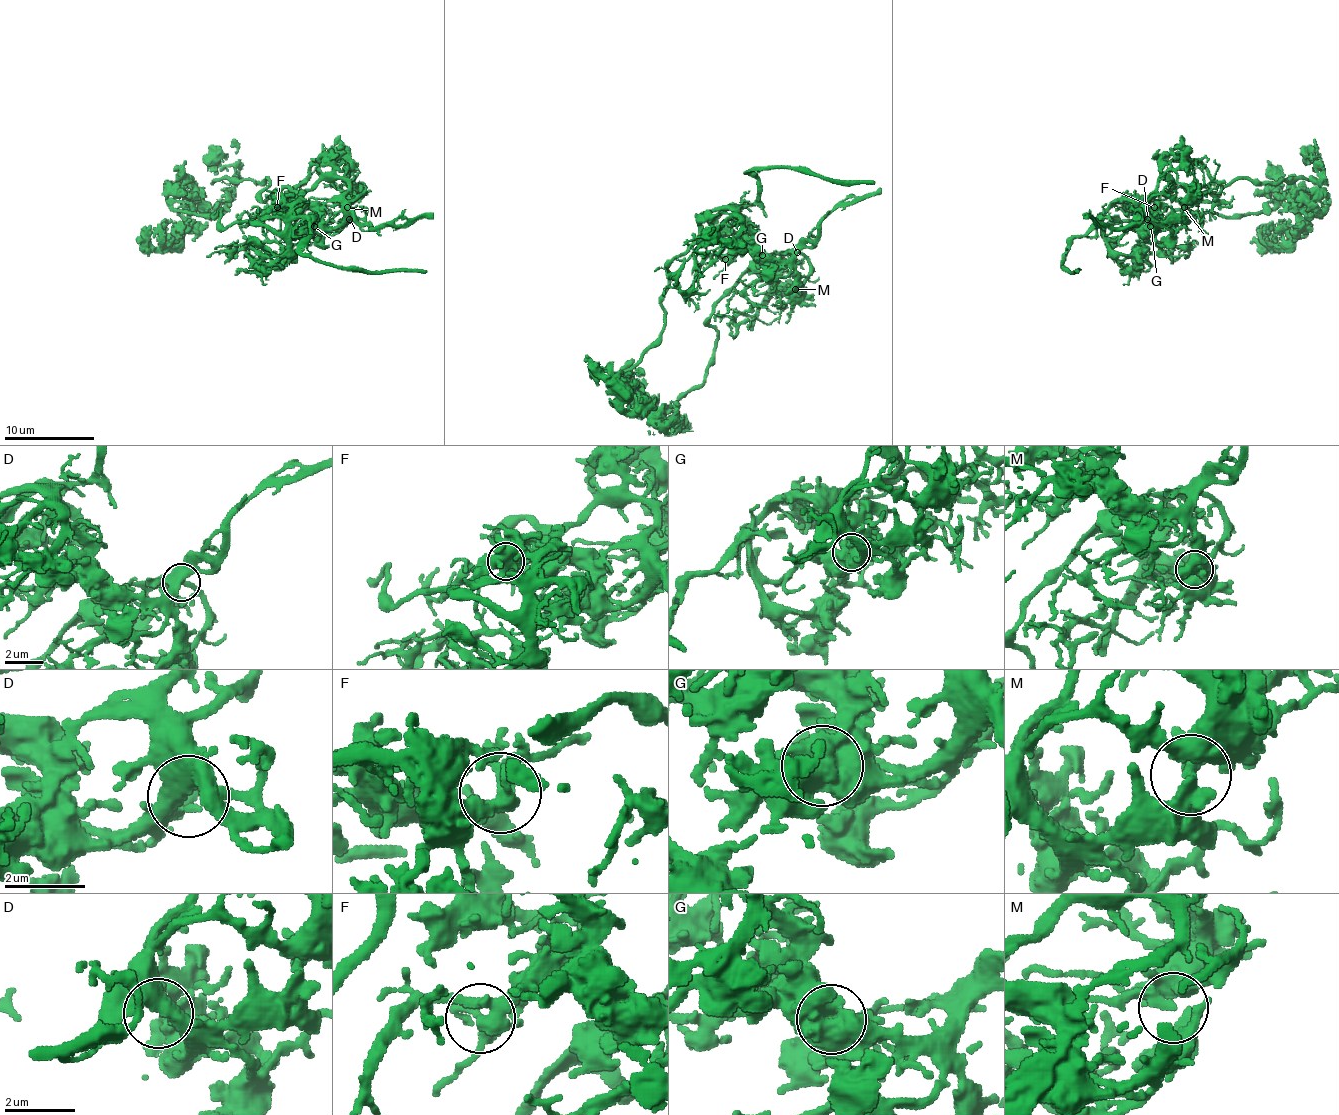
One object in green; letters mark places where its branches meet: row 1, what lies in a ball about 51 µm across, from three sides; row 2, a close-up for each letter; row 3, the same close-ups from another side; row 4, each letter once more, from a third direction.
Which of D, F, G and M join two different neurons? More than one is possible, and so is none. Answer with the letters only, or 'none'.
G

